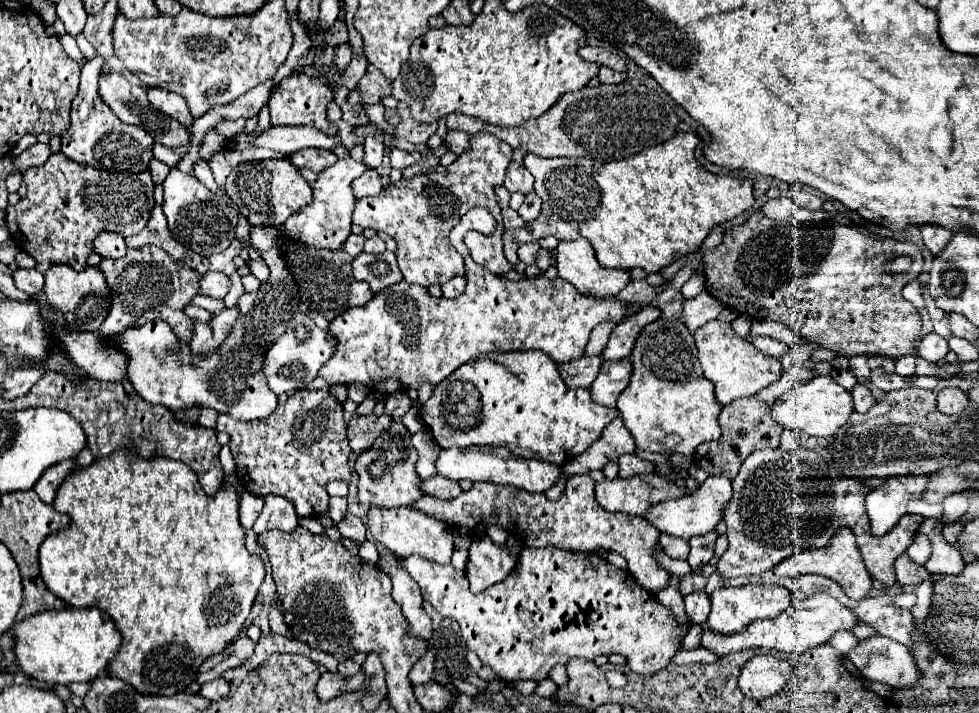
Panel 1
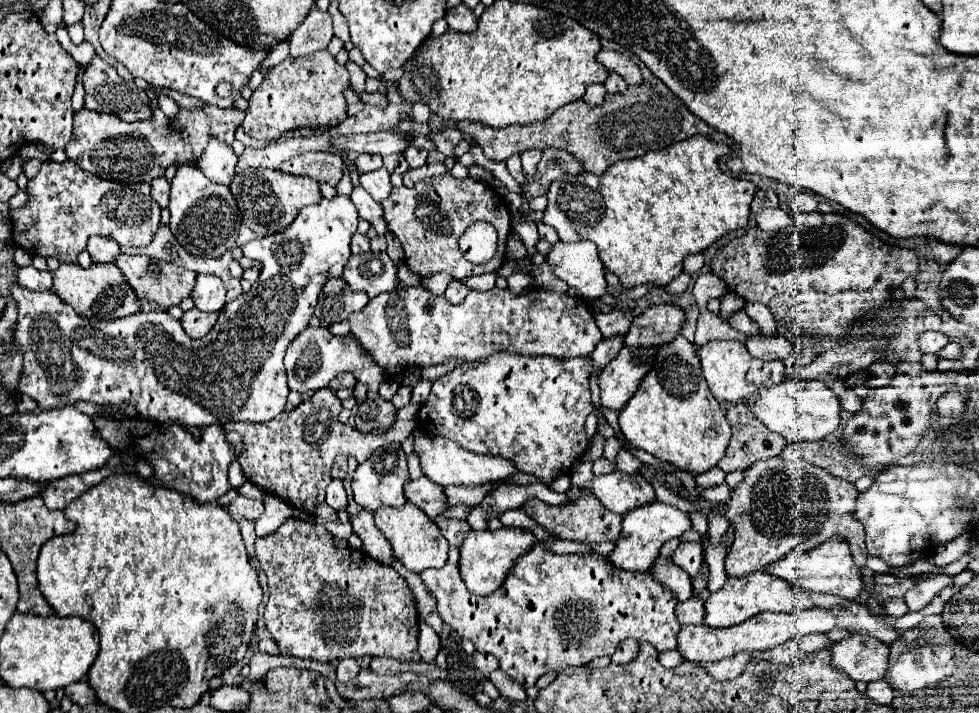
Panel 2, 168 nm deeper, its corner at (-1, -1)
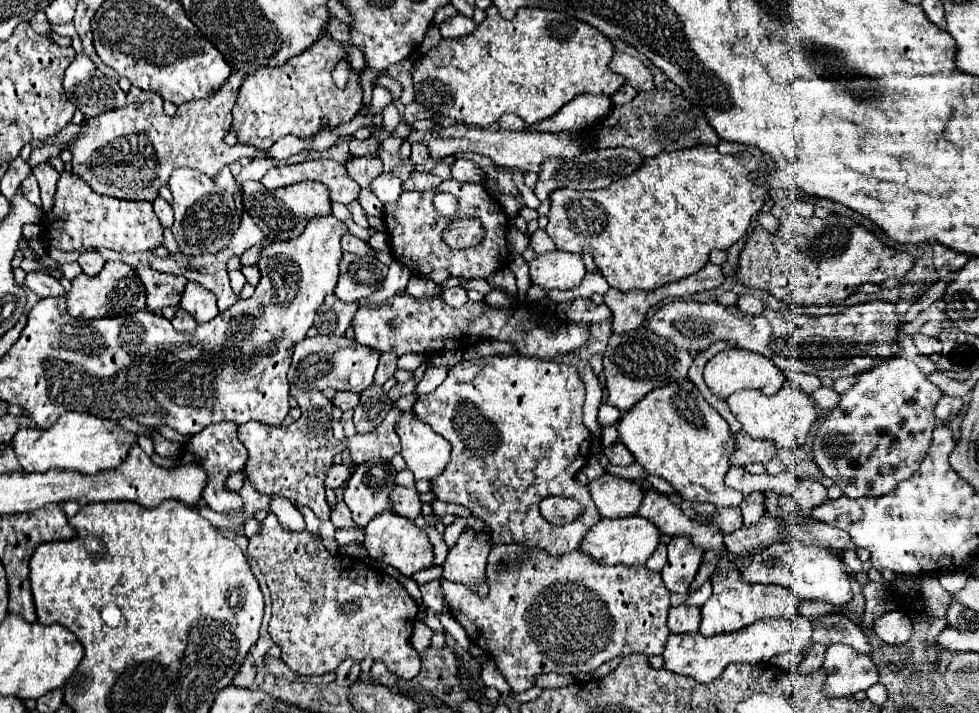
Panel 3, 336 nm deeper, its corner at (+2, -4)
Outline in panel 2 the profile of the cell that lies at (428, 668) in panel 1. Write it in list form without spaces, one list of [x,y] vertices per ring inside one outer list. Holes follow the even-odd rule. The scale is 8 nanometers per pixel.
[[[424,621],[420,623],[420,633],[418,633],[418,651],[422,655],[422,661],[430,663],[436,659],[440,649],[440,639],[434,629],[430,629]]]

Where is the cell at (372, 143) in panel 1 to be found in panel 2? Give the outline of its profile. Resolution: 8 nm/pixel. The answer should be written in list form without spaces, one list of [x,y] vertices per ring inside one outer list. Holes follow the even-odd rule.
[[[358,155],[356,159],[356,165],[358,165],[358,171],[360,173],[368,173],[368,171],[376,171],[382,167],[382,157],[380,155]]]

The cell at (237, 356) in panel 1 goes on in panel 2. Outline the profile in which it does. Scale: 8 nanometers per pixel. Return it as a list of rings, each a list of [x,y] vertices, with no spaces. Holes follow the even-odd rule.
[[[336,193],[332,199],[302,207],[282,233],[246,243],[242,253],[244,257],[262,263],[260,277],[250,293],[224,305],[218,323],[202,339],[190,339],[180,321],[164,311],[152,311],[148,315],[136,313],[116,321],[80,319],[72,307],[56,299],[54,291],[32,293],[14,283],[10,287],[10,297],[18,305],[16,339],[20,339],[20,351],[24,351],[24,379],[20,379],[20,391],[36,399],[42,409],[58,409],[82,399],[104,407],[132,403],[142,417],[160,423],[168,419],[174,419],[180,425],[222,425],[228,421],[266,423],[282,413],[286,405],[288,385],[282,365],[284,351],[296,333],[308,325],[324,281],[342,275],[342,269],[352,255],[350,239],[356,233],[356,225],[358,211],[354,203],[348,195]]]

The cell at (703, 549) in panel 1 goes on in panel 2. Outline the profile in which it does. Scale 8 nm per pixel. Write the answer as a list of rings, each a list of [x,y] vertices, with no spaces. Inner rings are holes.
[[[684,541],[678,545],[678,549],[674,551],[674,563],[680,565],[684,571],[690,573],[690,577],[694,577],[696,573],[700,573],[702,563],[704,563],[704,547],[700,543],[692,543],[692,541]]]

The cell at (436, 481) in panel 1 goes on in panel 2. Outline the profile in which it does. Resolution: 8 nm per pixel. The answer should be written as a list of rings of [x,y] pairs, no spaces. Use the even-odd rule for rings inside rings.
[[[420,477],[416,481],[408,481],[404,485],[406,499],[420,507],[430,519],[436,519],[448,511],[448,497],[444,495],[444,487],[432,483],[428,477]]]

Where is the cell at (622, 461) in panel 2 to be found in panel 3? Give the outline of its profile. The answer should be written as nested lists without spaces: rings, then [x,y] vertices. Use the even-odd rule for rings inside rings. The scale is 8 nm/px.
[[[615,442],[613,446],[607,446],[603,448],[605,450],[605,456],[609,458],[611,464],[617,464],[617,466],[629,466],[635,462],[635,458],[631,456],[631,452],[621,444],[621,442]]]

